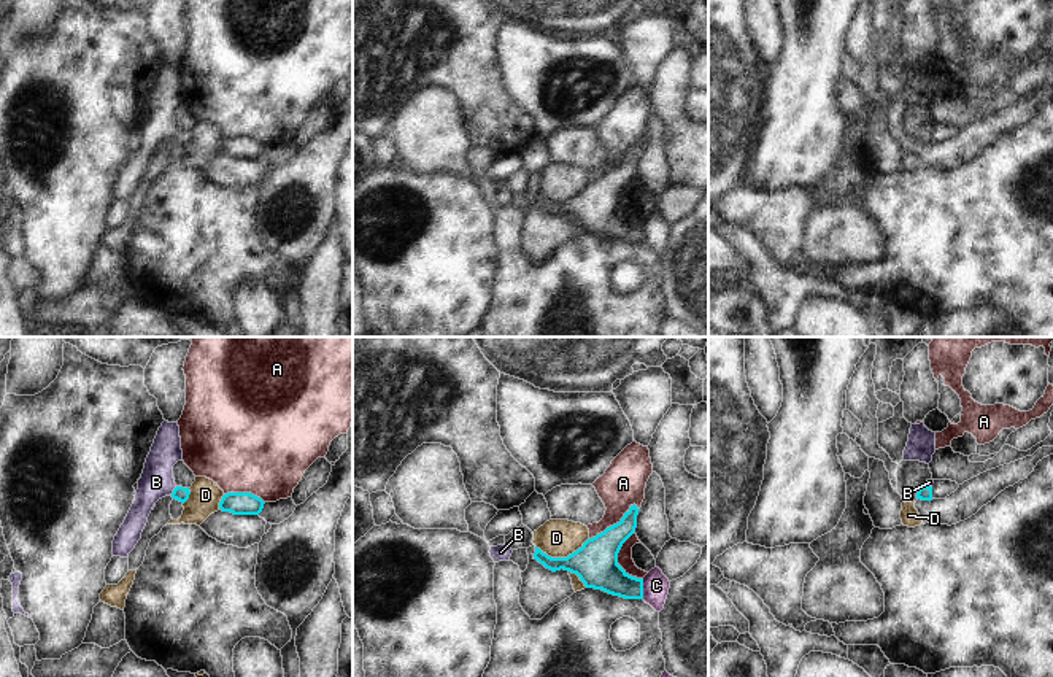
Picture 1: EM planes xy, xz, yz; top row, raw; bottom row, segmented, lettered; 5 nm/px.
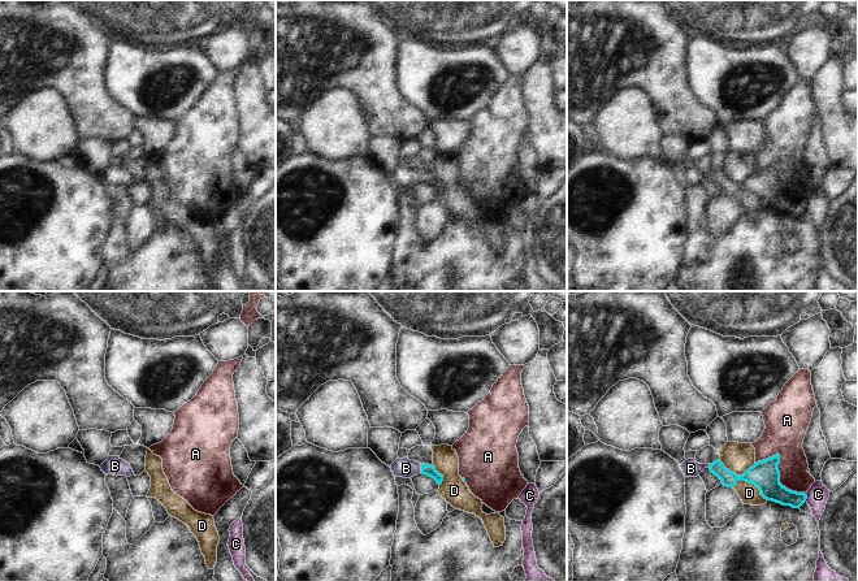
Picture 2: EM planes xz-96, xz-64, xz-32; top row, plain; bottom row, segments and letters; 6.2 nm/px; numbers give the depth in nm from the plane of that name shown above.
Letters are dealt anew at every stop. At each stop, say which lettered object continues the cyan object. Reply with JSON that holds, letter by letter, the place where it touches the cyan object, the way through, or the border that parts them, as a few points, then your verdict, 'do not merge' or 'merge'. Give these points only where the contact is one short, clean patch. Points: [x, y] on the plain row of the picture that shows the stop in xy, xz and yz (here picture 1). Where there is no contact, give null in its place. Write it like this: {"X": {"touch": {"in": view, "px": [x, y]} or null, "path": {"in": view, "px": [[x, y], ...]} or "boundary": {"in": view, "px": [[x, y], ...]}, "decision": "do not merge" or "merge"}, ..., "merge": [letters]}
{"A": {"touch": {"in": "xz", "px": [617, 167]}, "decision": "do not merge"}, "B": {"touch": {"in": "xy", "px": [173, 135]}, "path": {"in": "xy", "px": [[180, 137], [173, 135], [156, 126]]}, "decision": "merge"}, "C": {"touch": {"in": "xz", "px": [642, 232]}, "boundary": {"in": "xz", "px": [[642, 223], [644, 242]]}, "decision": "do not merge"}, "D": {"touch": {"in": "xz", "px": [563, 202]}, "boundary": {"in": "xz", "px": [[588, 181], [566, 201], [548, 201], [536, 191]]}, "decision": "do not merge"}, "merge": ["B"]}

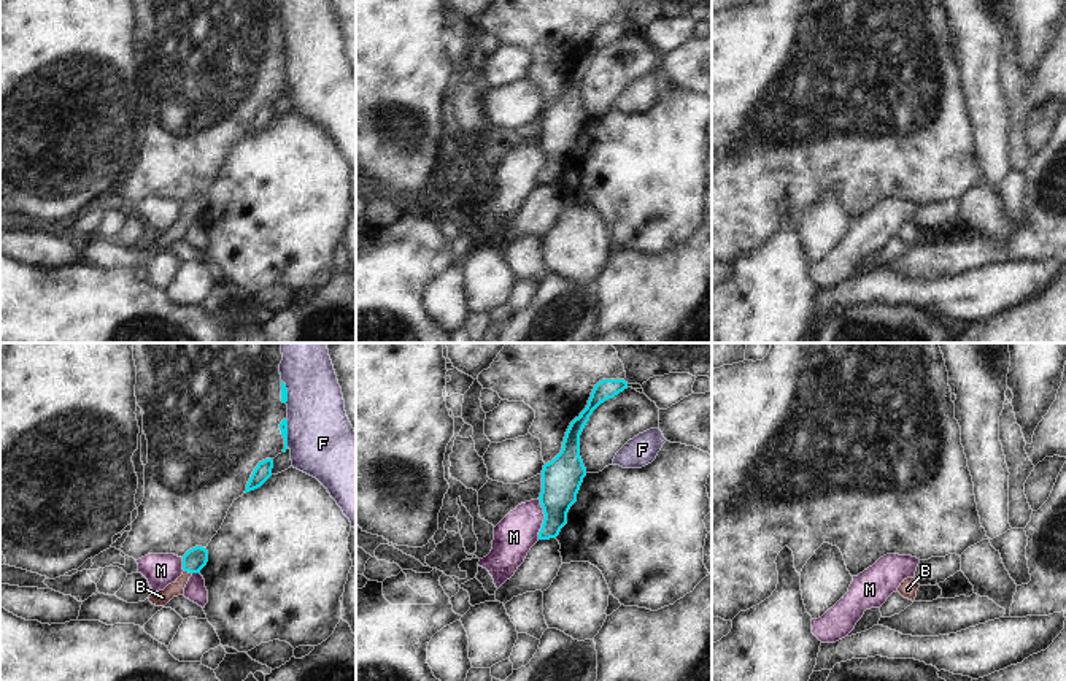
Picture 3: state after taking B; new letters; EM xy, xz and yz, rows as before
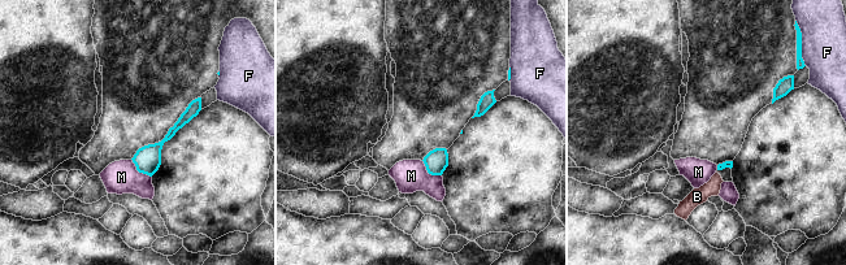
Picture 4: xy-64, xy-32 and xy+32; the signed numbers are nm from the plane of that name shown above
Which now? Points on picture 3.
{"B": {"touch": {"in": "xy", "px": [188, 215]}, "path": {"in": "xy", "px": [[194, 203], [188, 215], [185, 223], [162, 242]]}, "decision": "merge"}, "F": {"touch": {"in": "xy", "px": [286, 76]}, "decision": "do not merge"}, "M": {"touch": {"in": "xz", "px": [544, 164]}, "decision": "do not merge"}, "merge": ["B"]}

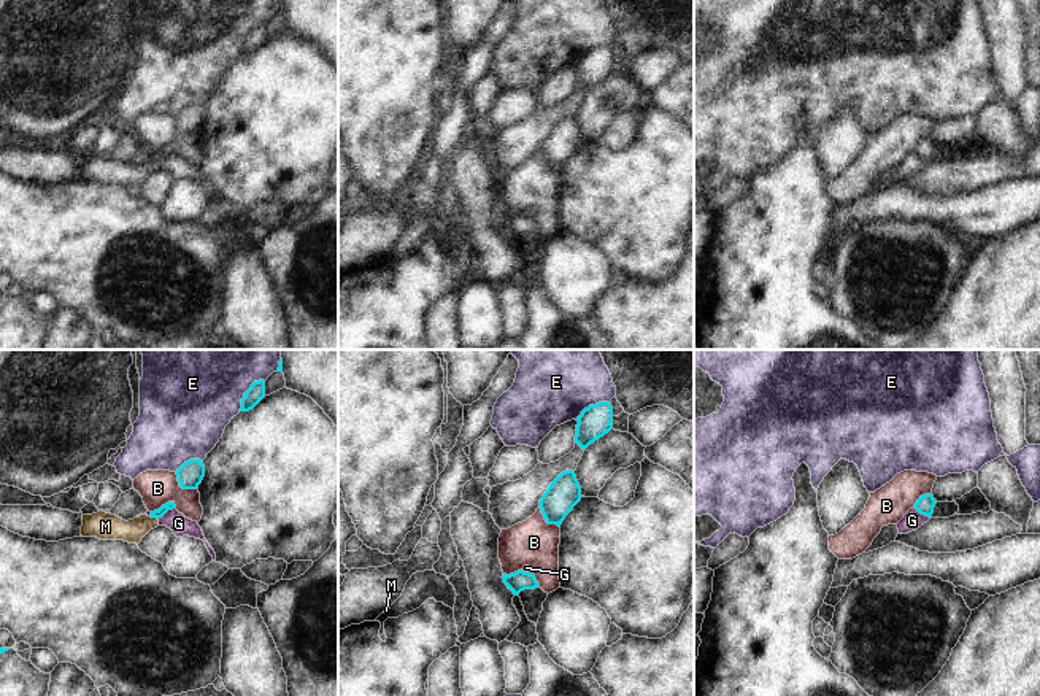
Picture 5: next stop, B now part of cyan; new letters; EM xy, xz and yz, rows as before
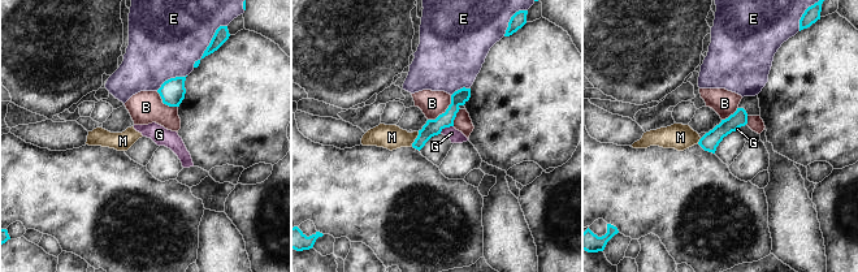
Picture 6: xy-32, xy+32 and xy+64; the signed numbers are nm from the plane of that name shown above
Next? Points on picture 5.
{"B": {"touch": {"in": "xy", "px": [181, 131]}, "decision": "do not merge"}, "E": {"touch": {"in": "xy", "px": [245, 37]}, "decision": "do not merge"}, "G": {"touch": {"in": "xy", "px": [165, 156]}, "boundary": {"in": "xy", "px": [[175, 151], [157, 162]]}, "decision": "do not merge"}, "M": {"touch": {"in": "xy", "px": [154, 161]}, "boundary": {"in": "xy", "px": [[150, 161], [157, 164]]}, "decision": "do not merge"}, "merge": []}

